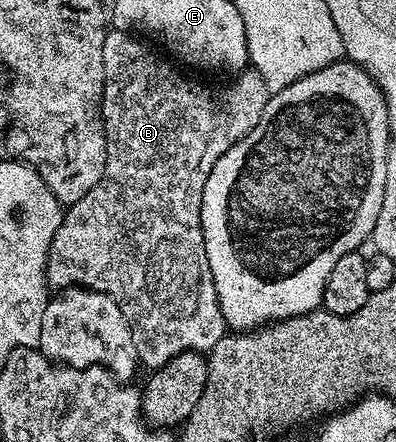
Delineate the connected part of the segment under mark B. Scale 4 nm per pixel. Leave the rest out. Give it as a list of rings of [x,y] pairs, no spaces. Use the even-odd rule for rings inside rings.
[[[121,30],[107,31],[104,38],[104,74],[106,85],[102,91],[102,125],[106,131],[106,165],[104,174],[80,202],[69,205],[65,209],[60,230],[56,230],[56,238],[52,238],[52,246],[46,259],[46,287],[50,290],[67,288],[91,288],[97,292],[108,294],[120,306],[128,326],[132,330],[132,342],[136,342],[136,354],[147,369],[153,370],[164,366],[176,354],[185,352],[201,352],[209,354],[212,346],[227,335],[226,319],[220,310],[220,302],[216,294],[216,282],[212,282],[212,270],[208,266],[208,254],[204,250],[204,234],[200,222],[200,206],[204,198],[204,182],[208,182],[208,174],[212,174],[212,166],[220,158],[220,154],[228,151],[240,138],[244,138],[260,122],[260,114],[264,114],[264,106],[268,93],[264,86],[264,78],[253,70],[242,70],[233,77],[231,84],[226,84],[217,92],[206,84],[197,84],[186,76],[181,76],[166,60],[161,60],[137,35]]]

